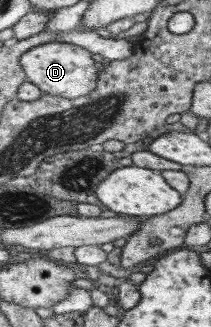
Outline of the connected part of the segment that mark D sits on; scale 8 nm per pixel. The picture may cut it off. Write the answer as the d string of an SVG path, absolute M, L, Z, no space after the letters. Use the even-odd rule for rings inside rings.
M51 41L36 45L19 56L18 65L26 77L26 81L19 84L16 92L16 99L19 101L34 101L41 94L75 99L90 93L97 85L99 66L86 49L70 43Z

